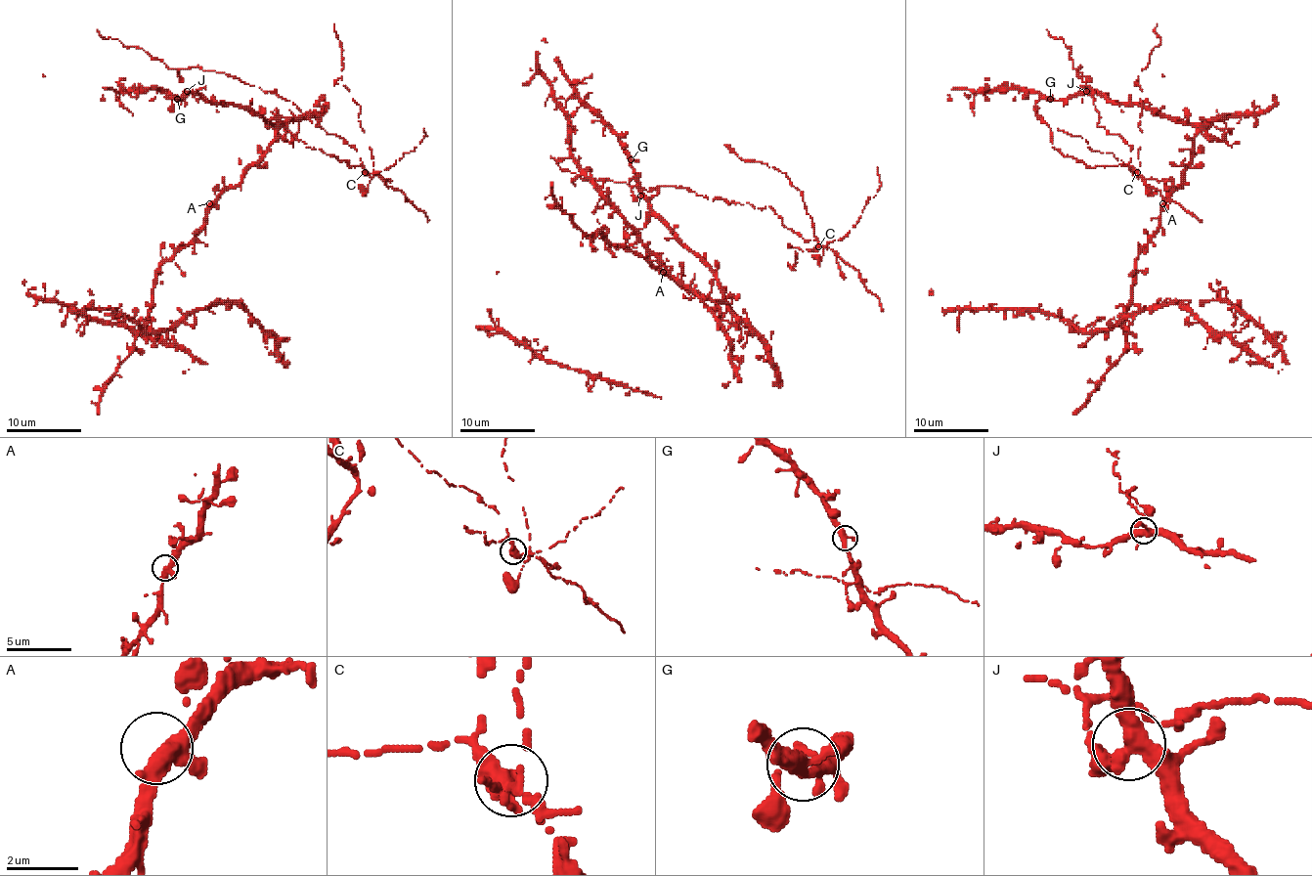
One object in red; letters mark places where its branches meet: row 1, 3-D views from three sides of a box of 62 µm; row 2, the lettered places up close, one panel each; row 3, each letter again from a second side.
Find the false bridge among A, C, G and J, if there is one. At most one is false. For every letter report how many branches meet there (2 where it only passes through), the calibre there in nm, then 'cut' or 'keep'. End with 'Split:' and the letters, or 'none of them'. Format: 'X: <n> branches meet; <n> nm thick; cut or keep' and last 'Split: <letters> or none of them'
A: 3 branches meet; 340 nm thick; keep
C: 2 branches meet; 440 nm thick; cut
G: 2 branches meet; 400 nm thick; keep
J: 2 branches meet; 480 nm thick; keep
Split: C

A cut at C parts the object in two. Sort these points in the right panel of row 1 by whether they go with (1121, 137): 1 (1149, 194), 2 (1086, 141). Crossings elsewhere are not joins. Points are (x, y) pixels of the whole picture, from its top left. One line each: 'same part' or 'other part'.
1: other part
2: other part

